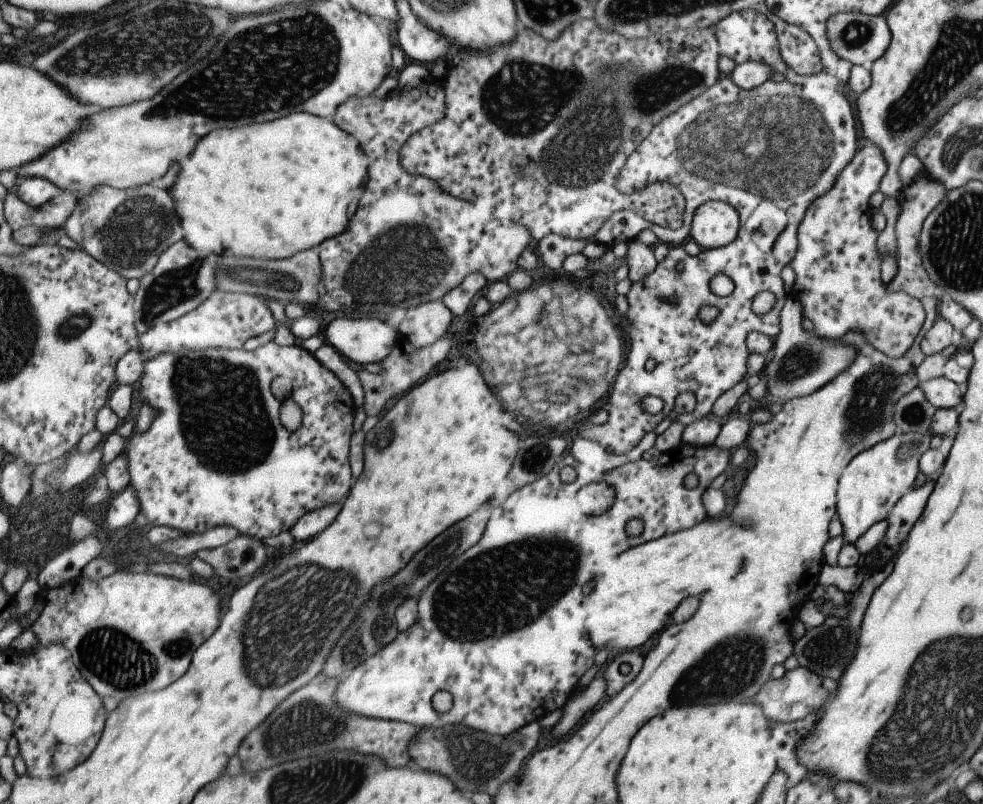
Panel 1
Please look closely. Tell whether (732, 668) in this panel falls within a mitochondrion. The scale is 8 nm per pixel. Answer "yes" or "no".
yes

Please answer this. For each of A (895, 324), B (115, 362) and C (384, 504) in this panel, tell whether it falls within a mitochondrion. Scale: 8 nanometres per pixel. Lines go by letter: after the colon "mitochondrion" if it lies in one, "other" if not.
A: other
B: other
C: other

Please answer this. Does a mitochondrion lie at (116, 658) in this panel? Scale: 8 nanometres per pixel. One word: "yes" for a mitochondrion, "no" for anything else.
yes

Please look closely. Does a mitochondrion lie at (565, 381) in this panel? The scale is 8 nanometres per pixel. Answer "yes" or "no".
yes

